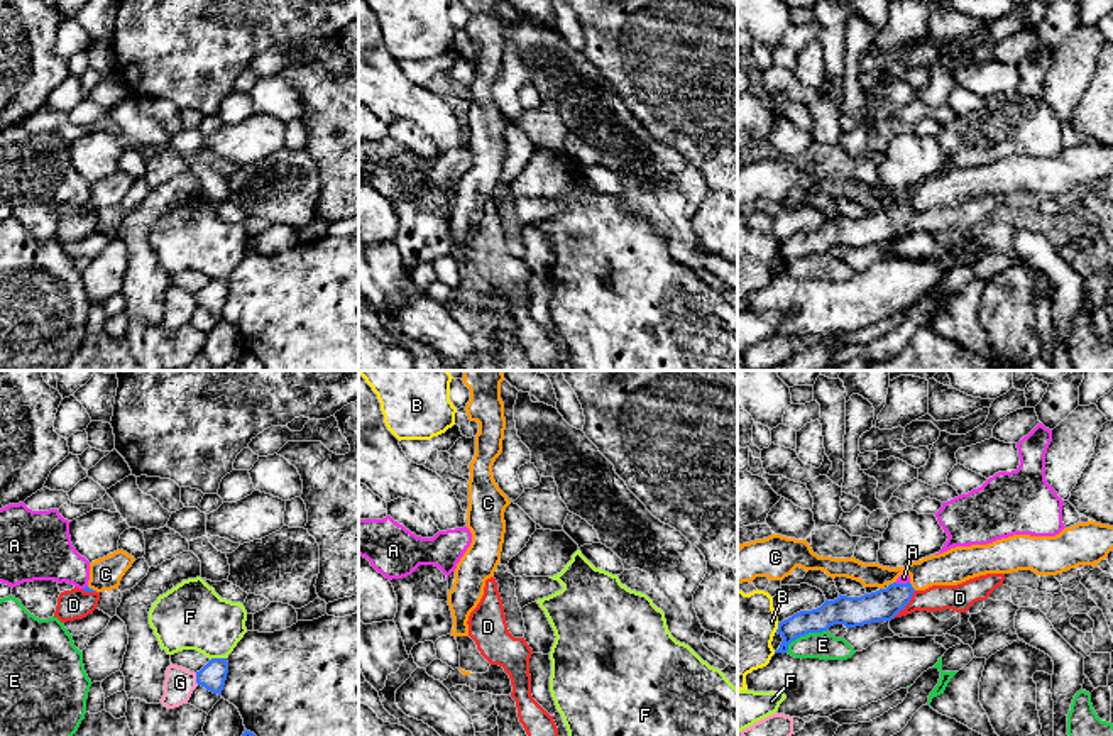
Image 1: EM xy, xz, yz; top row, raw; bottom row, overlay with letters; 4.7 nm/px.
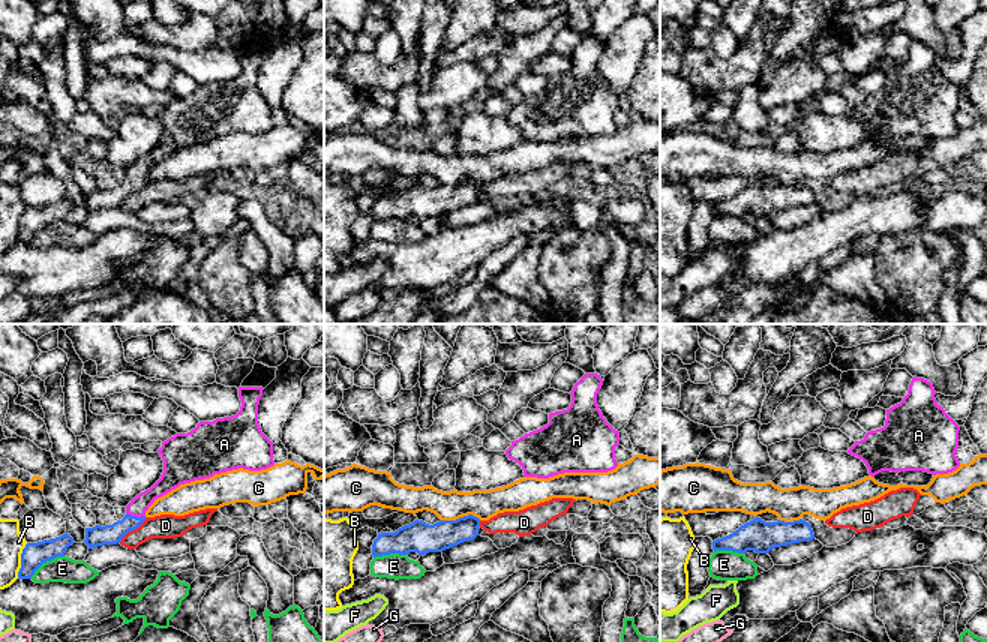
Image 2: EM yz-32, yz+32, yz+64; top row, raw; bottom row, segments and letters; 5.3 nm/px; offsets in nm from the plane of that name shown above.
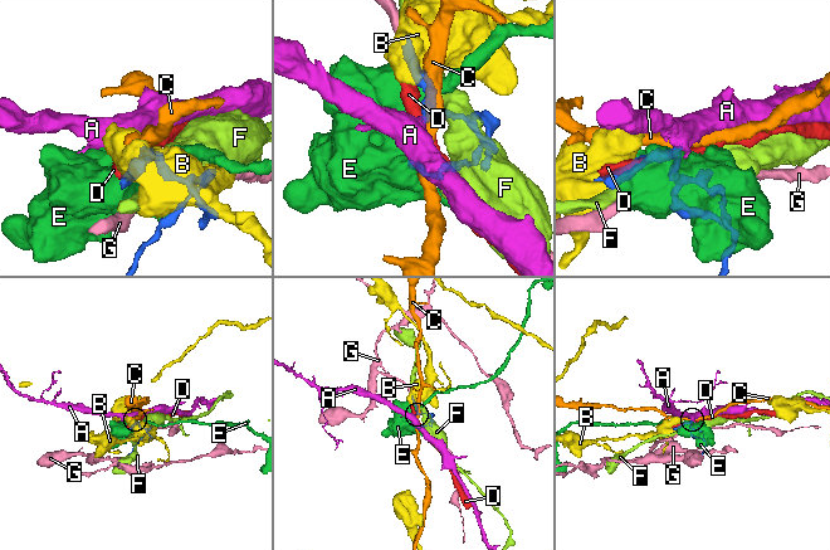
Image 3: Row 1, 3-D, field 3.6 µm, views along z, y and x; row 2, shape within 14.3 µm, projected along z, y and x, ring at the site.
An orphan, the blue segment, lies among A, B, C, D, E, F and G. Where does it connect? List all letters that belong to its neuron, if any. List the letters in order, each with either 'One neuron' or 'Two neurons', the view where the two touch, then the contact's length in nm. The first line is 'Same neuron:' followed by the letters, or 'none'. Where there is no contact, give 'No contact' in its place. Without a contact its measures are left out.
Same neuron: A
A: One neuron. Touches blue in yz. Shared border 70 nm
B: Two neurons. Touches blue in yz. Shared border 50 nm
C: Two neurons. Touches blue in yz. Shared border 50 nm
D: Two neurons. Touches blue in yz. Shared border 180 nm
E: Two neurons. Touches blue in yz. Shared border 220 nm
F: Two neurons. Touches blue in xy. Shared border 80 nm
G: Two neurons. Touches blue in xy. Shared border 60 nm

